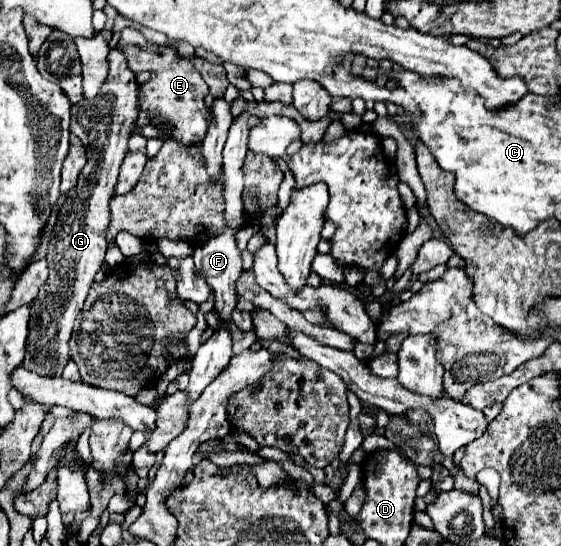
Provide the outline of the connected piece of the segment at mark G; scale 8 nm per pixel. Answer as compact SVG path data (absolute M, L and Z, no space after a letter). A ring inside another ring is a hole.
M113 48L109 52L109 76L99 88L99 94L71 108L71 132L83 142L87 164L79 174L77 186L67 192L67 198L59 210L45 256L49 276L41 286L39 296L29 306L29 336L23 366L41 376L61 376L65 364L69 362L69 338L75 316L83 308L95 274L101 270L105 260L105 232L111 216L109 202L115 196L115 182L119 176L119 166L127 154L127 140L135 128L135 118L139 118L137 94L139 86L135 82L135 74L131 74L123 54Z

